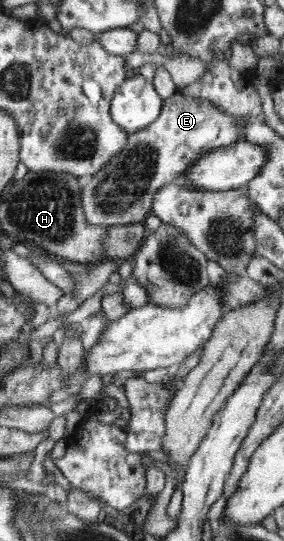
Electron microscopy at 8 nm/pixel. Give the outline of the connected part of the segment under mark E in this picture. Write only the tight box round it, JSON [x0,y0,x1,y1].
[81,92,243,226]

